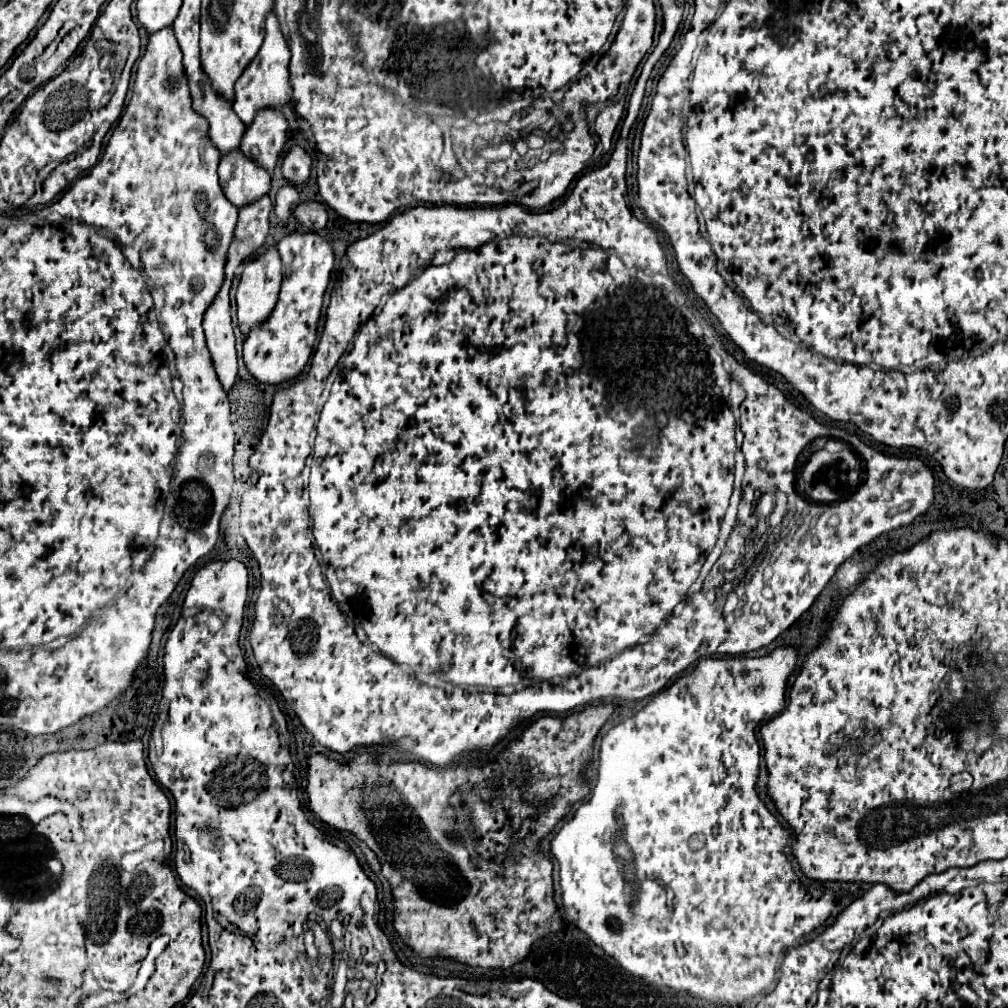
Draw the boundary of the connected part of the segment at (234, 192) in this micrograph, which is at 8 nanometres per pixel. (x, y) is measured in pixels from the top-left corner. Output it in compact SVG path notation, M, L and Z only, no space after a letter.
M230 152L220 160L218 168L224 196L236 206L252 204L270 192L270 176L242 152Z

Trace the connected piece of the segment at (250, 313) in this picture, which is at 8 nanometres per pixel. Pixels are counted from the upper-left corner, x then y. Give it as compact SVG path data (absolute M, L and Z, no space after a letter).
M270 248L258 260L252 260L244 266L242 280L240 280L240 286L238 286L238 292L236 292L238 328L240 328L242 336L248 336L248 332L256 324L262 324L272 314L272 308L276 306L276 300L278 300L280 284L282 284L282 264L280 264L280 256L278 256L276 248Z

